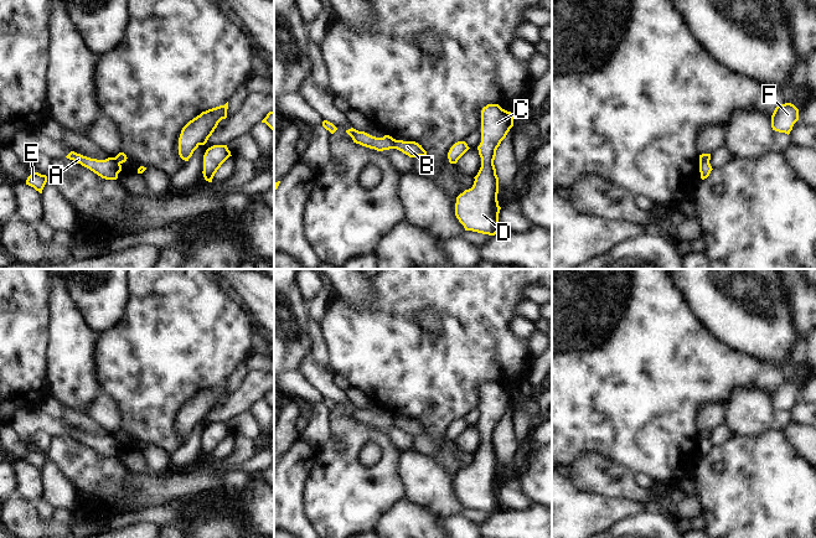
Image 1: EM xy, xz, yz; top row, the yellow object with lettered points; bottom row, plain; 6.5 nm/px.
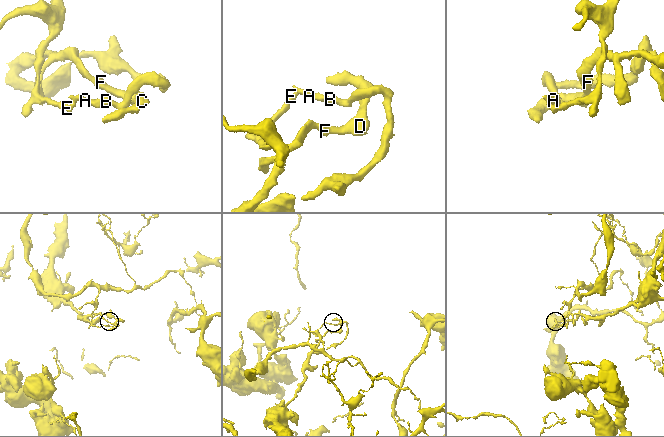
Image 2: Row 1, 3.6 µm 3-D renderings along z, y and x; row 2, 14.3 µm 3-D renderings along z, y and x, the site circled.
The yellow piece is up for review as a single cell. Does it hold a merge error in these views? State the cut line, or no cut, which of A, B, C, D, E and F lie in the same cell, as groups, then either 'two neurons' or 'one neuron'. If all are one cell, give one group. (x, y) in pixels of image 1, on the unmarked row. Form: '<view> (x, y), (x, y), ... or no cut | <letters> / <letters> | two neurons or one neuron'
xz (396, 418), (393, 425) | A E / B C D F | two neurons

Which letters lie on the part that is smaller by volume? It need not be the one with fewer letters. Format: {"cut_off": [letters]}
{"cut_off": ["A", "E"]}

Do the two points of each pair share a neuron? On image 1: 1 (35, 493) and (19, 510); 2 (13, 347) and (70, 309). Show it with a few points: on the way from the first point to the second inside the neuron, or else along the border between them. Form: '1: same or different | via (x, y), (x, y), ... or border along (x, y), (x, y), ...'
1: different | border along (19, 495), (35, 503)
2: different | border along (52, 291), (50, 298), (48, 350)

